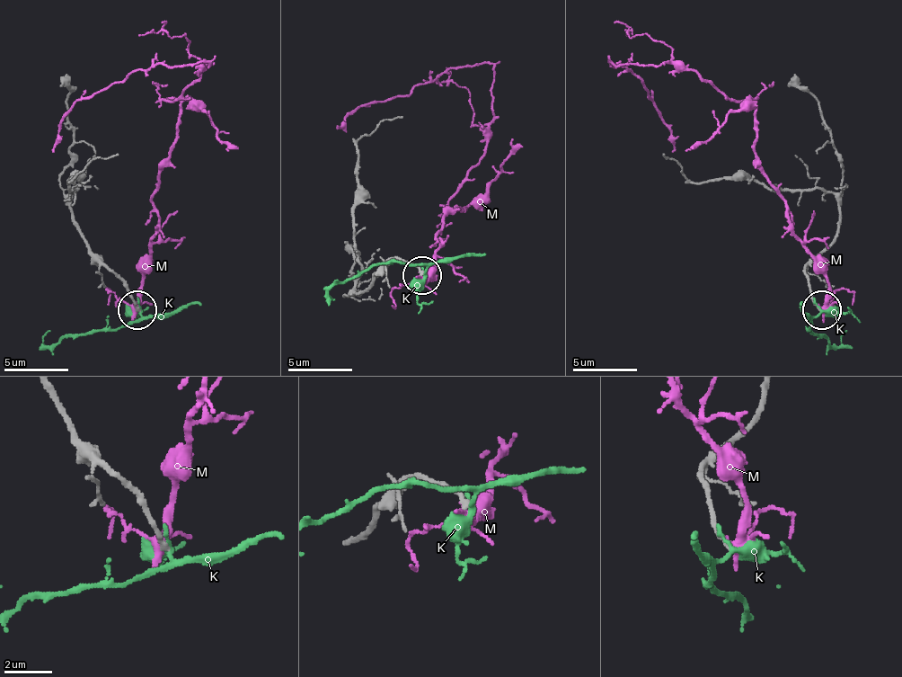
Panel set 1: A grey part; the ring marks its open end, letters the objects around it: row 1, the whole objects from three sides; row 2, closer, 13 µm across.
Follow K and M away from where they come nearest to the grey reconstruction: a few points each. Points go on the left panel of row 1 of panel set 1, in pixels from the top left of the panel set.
K: (138, 310), (138, 320), (116, 330), (93, 330), (61, 336), (51, 346), (45, 346), (51, 330)
M: (135, 307), (180, 104), (163, 98), (173, 102), (208, 63), (131, 69), (84, 95), (51, 153)

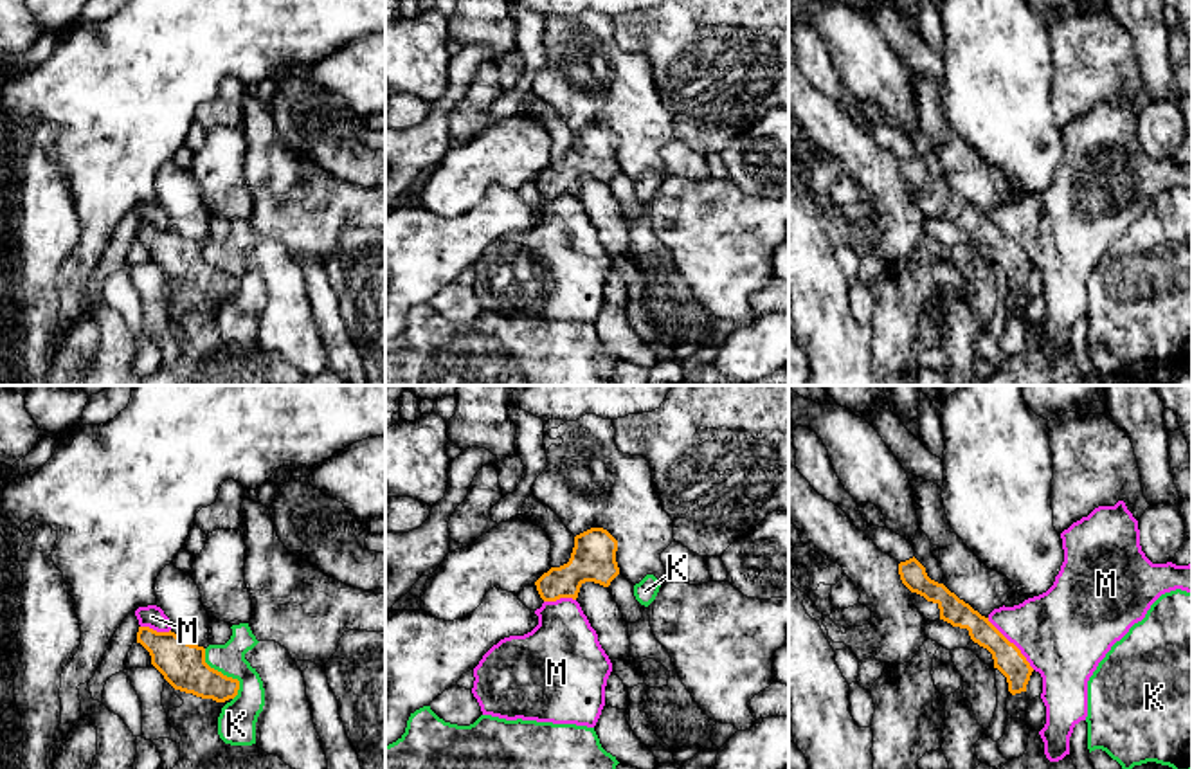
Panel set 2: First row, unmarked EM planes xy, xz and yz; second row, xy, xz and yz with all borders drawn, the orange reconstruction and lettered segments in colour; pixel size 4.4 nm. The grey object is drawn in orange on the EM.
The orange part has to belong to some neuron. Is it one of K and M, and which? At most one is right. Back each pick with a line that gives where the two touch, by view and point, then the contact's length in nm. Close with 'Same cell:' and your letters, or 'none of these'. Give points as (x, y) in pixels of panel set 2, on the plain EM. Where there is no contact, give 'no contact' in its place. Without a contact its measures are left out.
Same cell: none of these

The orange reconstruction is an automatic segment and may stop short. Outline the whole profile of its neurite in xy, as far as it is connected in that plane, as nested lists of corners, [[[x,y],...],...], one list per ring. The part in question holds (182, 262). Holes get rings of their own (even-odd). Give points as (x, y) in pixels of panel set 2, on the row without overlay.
[[[139,223],[137,240],[151,252],[151,261],[175,285],[184,297],[180,304],[167,310],[167,319],[175,324],[182,339],[180,357],[169,367],[158,369],[142,378],[142,385],[304,385],[306,376],[279,353],[268,351],[252,342],[230,342],[218,331],[218,313],[239,286],[239,277],[223,272],[205,259],[205,245],[180,236],[175,229],[157,229]]]

